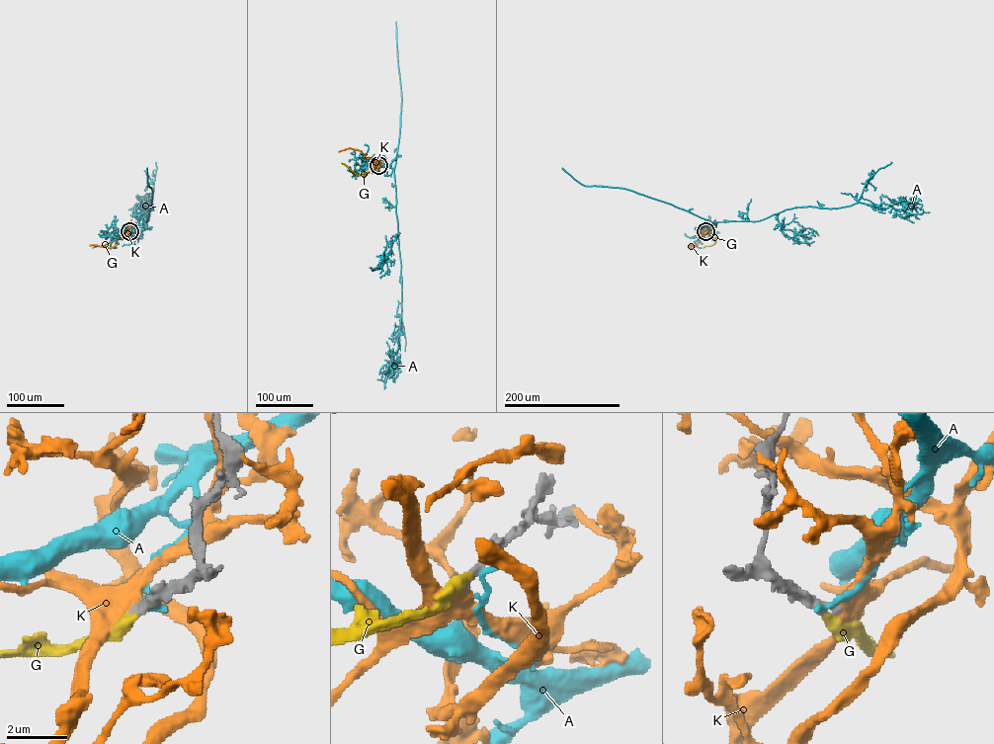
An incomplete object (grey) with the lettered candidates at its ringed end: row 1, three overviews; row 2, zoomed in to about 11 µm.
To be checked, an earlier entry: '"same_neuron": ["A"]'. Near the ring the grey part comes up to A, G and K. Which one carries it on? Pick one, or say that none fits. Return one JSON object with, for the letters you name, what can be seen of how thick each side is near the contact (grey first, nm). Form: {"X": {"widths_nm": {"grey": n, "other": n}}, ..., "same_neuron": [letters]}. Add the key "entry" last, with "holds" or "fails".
{"G": {"widths_nm": {"grey": 320, "other": 360}}, "same_neuron": ["G"], "entry": "fails"}

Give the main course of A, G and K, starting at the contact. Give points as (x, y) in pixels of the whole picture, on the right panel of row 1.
A: (705, 231), (709, 221), (757, 221), (796, 206), (861, 203), (902, 209), (918, 204), (920, 209)
G: (705, 231), (715, 242), (704, 247)
K: (705, 231), (696, 245), (692, 245)

